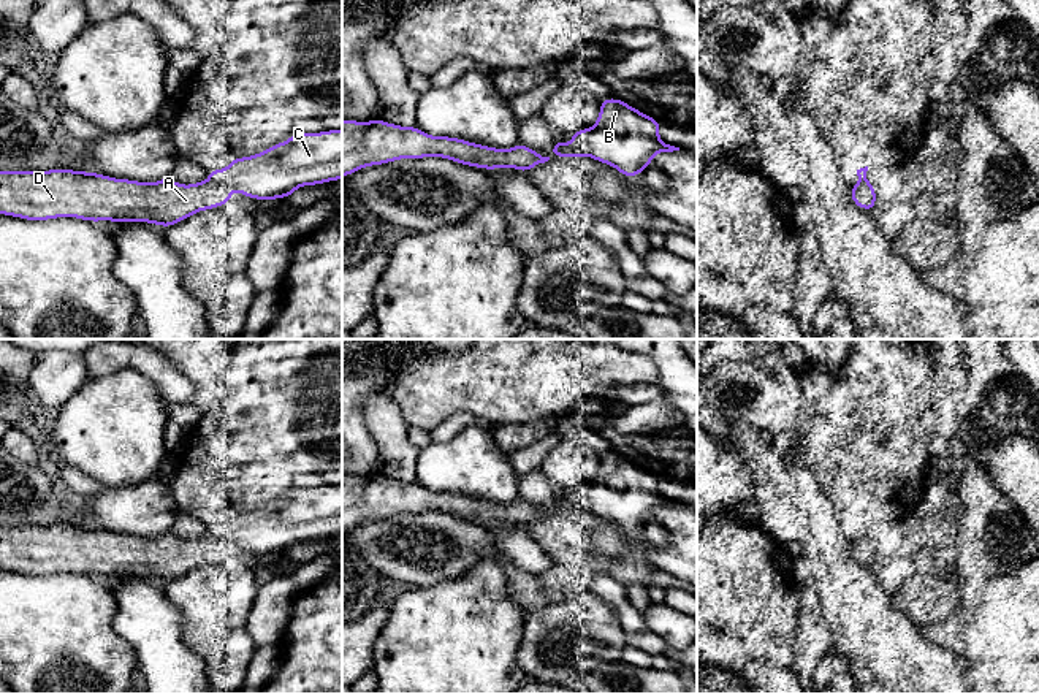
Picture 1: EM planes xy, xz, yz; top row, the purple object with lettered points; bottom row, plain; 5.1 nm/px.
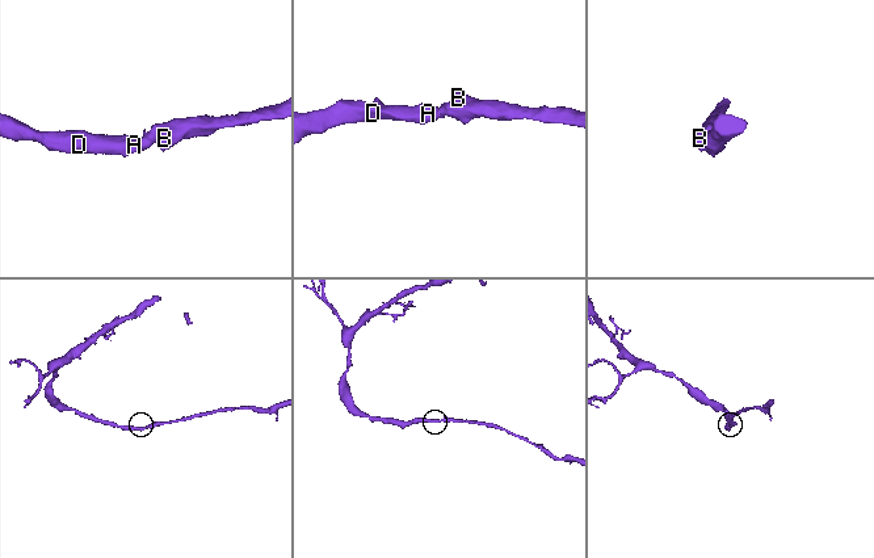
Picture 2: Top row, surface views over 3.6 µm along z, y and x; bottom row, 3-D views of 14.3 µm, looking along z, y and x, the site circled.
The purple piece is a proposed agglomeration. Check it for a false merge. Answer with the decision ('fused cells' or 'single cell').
single cell

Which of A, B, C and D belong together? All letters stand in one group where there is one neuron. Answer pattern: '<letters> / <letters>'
A B C D

